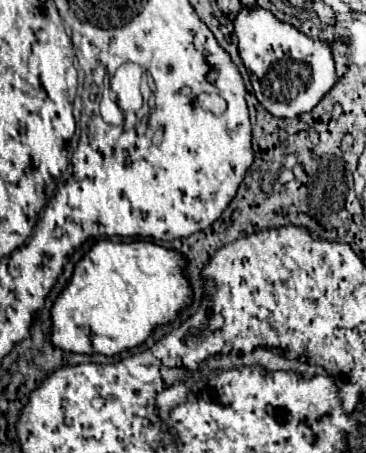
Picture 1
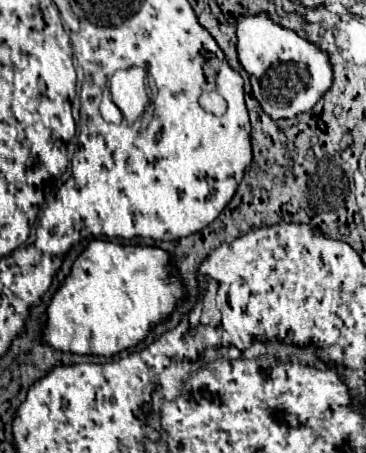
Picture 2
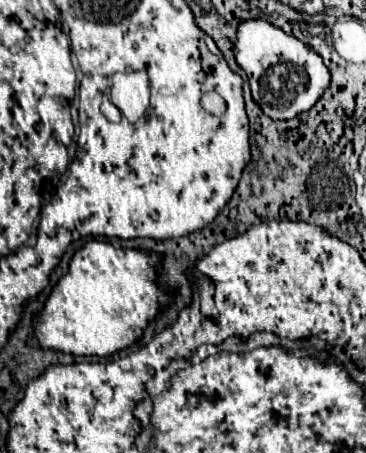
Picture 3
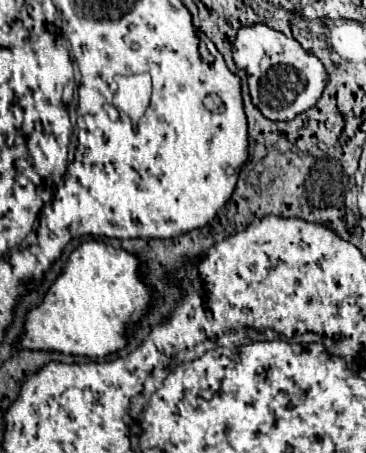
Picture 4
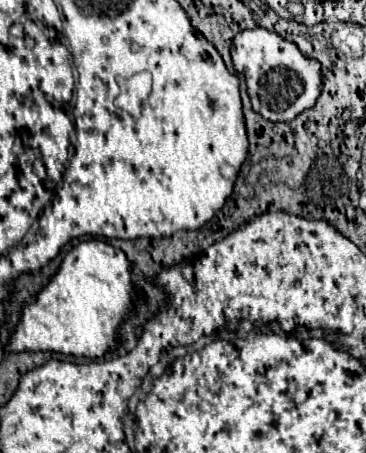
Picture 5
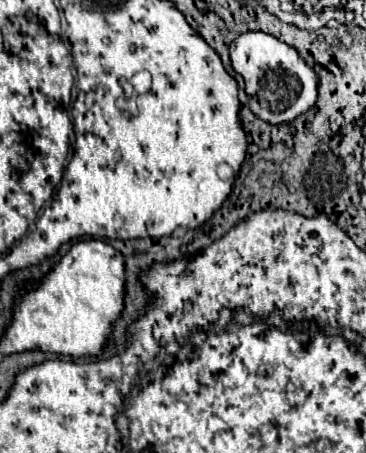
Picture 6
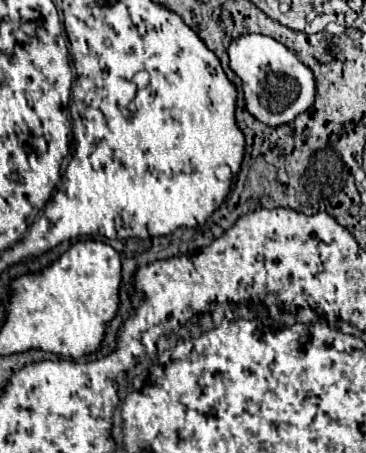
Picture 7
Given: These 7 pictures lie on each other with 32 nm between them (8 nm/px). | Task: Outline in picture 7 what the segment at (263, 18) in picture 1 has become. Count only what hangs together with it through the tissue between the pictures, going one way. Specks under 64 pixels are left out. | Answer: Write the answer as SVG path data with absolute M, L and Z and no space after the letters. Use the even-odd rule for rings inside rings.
M244 34L228 46L230 68L242 78L242 88L246 96L246 110L268 126L280 126L292 122L298 114L306 112L314 104L316 82L308 66L304 66L298 56L288 50L282 42L264 34Z

